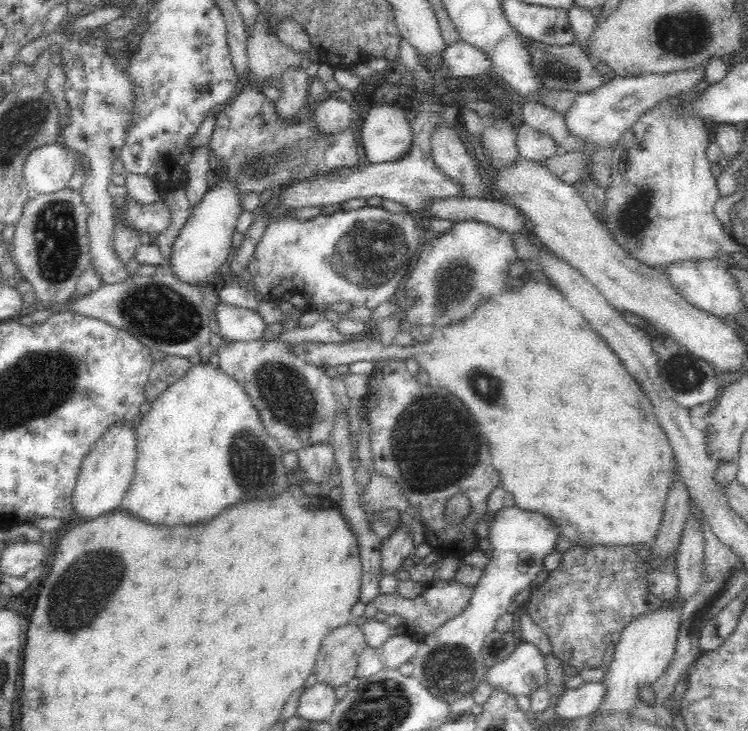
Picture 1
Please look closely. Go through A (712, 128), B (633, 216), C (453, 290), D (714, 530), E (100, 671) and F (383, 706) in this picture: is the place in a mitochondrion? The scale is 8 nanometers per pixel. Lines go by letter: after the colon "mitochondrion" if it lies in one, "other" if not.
A: other
B: mitochondrion
C: mitochondrion
D: other
E: other
F: mitochondrion

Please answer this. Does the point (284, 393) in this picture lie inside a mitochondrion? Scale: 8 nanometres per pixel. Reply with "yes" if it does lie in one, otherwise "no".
yes

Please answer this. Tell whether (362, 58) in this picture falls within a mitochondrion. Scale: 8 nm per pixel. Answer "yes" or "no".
no

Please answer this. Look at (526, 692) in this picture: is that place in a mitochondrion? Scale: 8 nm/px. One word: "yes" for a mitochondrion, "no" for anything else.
no

